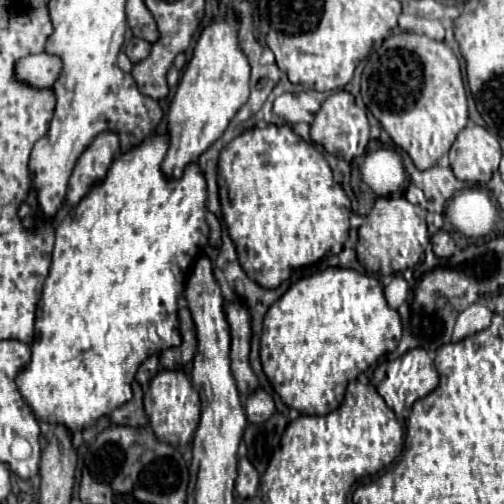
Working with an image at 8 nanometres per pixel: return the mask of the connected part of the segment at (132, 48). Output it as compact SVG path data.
M133 38L127 46L125 46L125 54L129 56L131 64L137 64L141 62L143 58L149 56L149 50L151 50L151 44L147 40L139 40L139 38Z

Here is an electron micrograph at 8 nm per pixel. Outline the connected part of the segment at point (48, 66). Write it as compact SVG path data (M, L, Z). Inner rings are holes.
M45 52L23 56L15 64L15 78L23 84L35 86L37 90L51 88L61 70L61 60Z

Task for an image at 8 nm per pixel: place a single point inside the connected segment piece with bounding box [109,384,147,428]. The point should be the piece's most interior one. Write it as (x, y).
(132, 415)

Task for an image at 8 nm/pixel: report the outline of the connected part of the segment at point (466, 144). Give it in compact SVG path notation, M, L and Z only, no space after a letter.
M467 124L451 146L451 170L465 182L489 182L491 174L499 168L501 146L497 136L489 134L483 126Z

